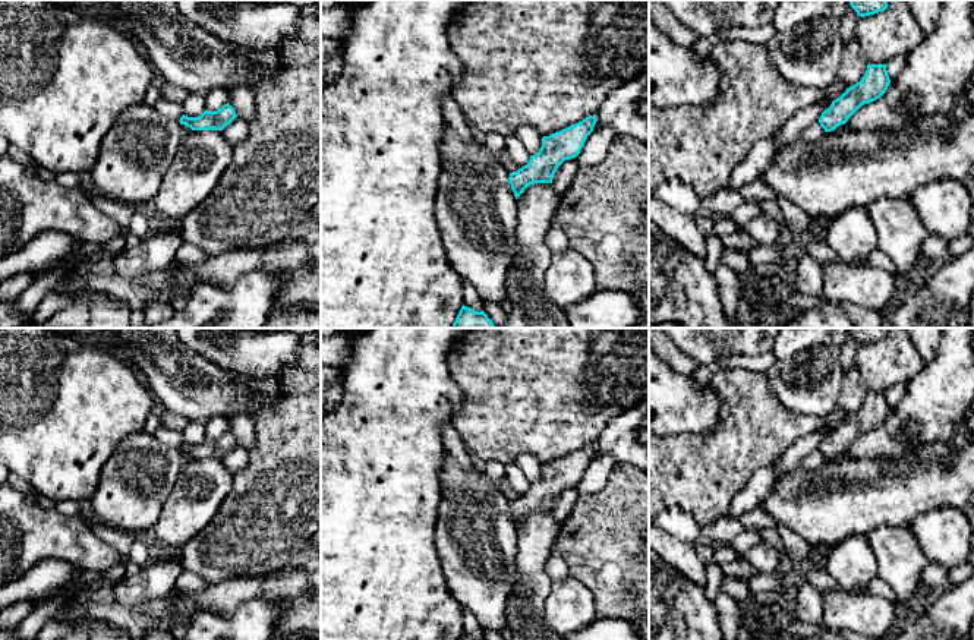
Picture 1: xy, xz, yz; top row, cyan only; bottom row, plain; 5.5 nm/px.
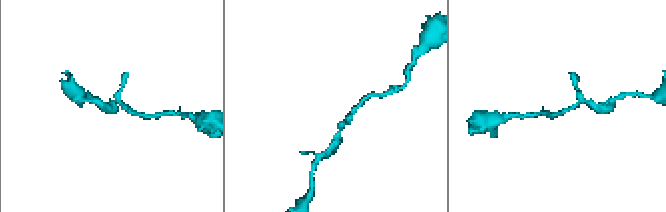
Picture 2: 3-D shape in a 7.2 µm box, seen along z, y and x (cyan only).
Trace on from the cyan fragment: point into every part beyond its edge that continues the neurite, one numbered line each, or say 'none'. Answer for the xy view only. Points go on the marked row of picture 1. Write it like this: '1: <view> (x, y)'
none

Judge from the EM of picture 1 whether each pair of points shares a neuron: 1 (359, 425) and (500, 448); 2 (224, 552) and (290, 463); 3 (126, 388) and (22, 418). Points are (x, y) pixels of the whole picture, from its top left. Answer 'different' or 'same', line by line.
1: different
2: same
3: same

